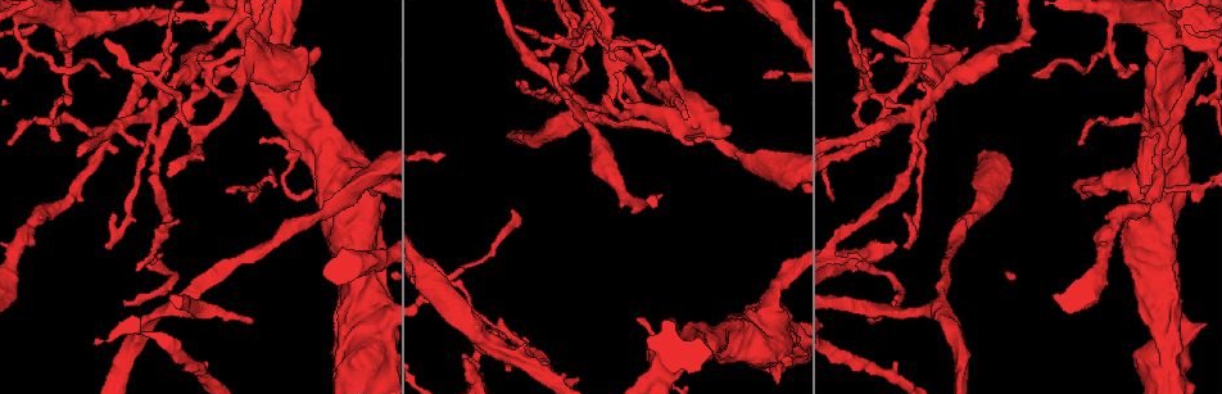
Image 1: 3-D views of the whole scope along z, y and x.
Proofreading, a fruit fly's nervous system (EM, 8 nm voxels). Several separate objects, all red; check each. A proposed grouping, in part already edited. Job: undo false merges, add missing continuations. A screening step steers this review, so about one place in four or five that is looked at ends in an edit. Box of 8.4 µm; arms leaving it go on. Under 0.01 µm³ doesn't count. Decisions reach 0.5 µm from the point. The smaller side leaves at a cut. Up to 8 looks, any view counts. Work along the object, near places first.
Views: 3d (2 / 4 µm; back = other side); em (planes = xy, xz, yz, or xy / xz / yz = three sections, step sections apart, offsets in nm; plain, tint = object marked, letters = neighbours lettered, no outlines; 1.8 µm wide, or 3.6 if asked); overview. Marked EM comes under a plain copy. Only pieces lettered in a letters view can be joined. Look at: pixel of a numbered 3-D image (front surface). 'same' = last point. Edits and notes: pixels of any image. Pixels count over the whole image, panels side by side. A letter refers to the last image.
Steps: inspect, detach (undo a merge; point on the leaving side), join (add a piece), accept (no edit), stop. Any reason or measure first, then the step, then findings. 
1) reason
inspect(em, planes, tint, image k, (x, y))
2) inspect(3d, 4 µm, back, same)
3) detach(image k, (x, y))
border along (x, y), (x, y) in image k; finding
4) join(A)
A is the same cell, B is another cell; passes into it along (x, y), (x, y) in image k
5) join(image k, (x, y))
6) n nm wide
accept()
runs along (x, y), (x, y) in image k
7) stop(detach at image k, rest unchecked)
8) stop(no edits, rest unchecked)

inspect(em, planes, letters, image 1, (140, 146))

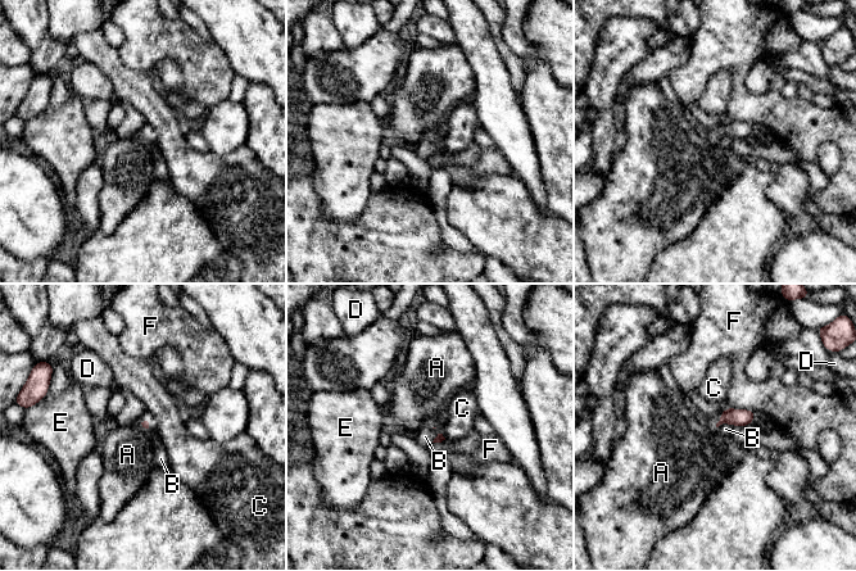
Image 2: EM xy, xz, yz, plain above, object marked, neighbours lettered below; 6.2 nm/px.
accept()
A, B, C, D, E and F are other cells; no lettered piece goes on from it

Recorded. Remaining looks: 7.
free end
inspect(3d, 4 µm, back, image 1, (867, 320))

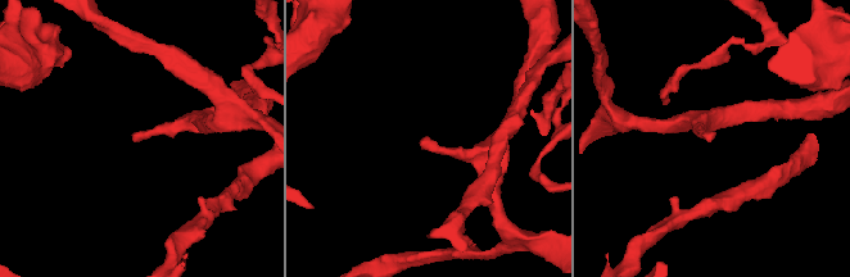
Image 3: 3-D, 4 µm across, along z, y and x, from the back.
inspect(em, 3.6 µm, planes, letters, image 3, (423, 137))

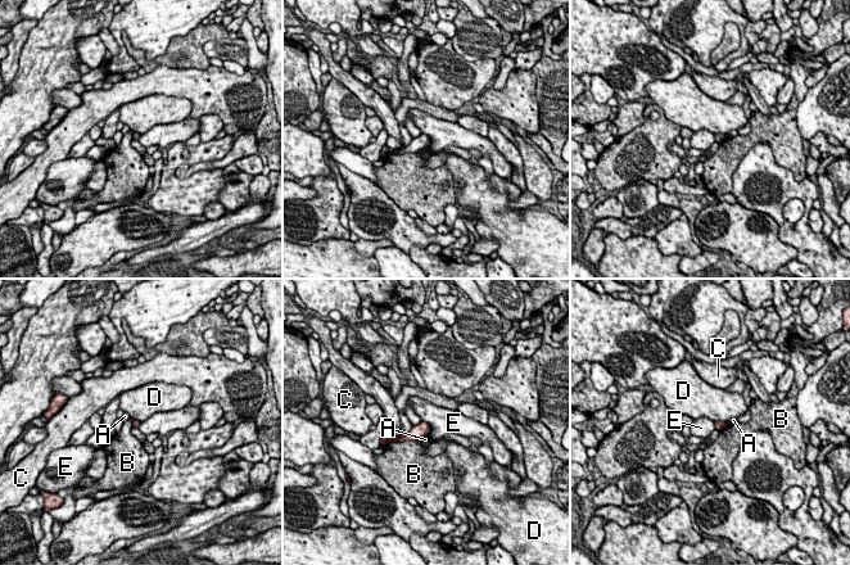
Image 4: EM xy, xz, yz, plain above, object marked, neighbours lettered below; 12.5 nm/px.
accept()
A, B, C, D and E are other cells; border along (421, 420), (430, 426) in image 4; no lettered piece goes on from it

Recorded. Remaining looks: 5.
sudden change in width
inspect(em, 3.6 µm, planes, tint, image 1, (251, 60))

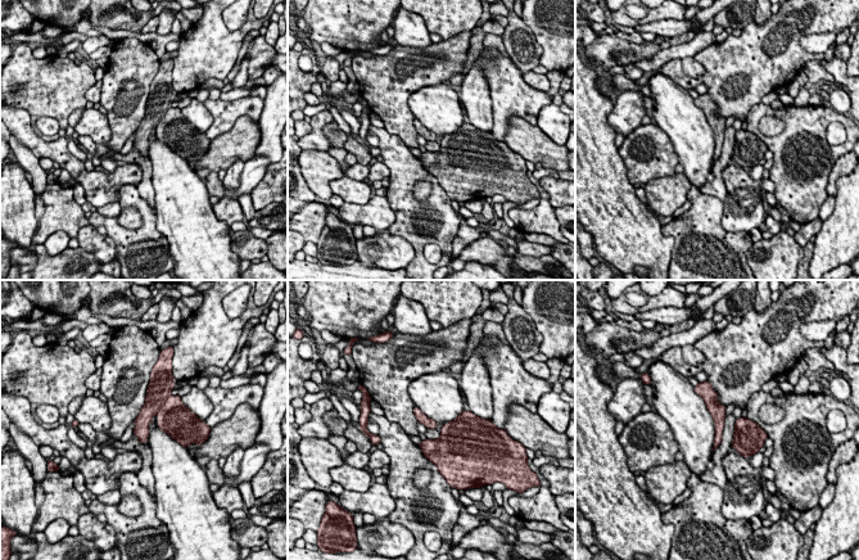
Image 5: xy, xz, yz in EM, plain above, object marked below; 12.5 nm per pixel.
what lies round it
inspect(em, 3.6 µm, planes, letters, same)

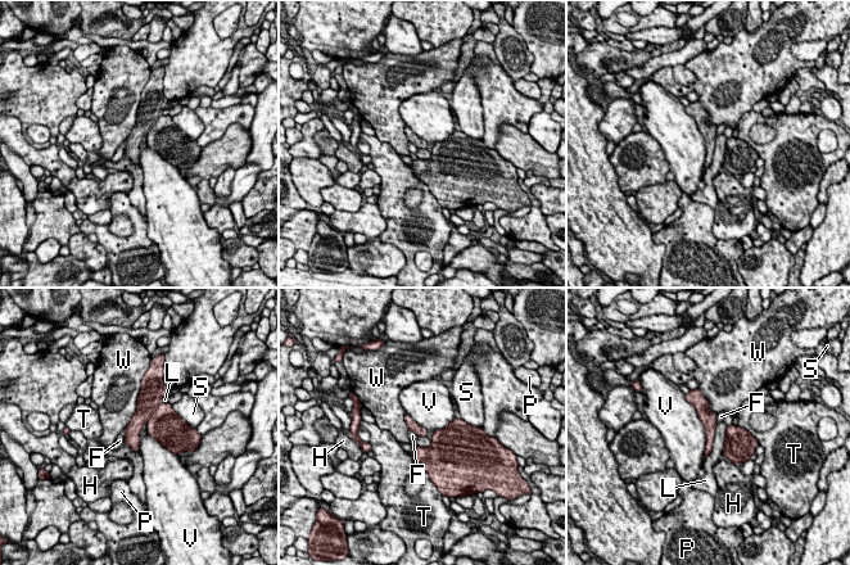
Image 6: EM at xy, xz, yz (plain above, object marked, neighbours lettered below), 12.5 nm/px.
V touches over 850 nm
detach(image 6, (150, 393))
F, H, L, P, S, T, V and W are other cells; border along (159, 402), (148, 419) in image 6; two neurons meet here

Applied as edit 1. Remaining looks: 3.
stop(detach at image 6, rest unchecked)

